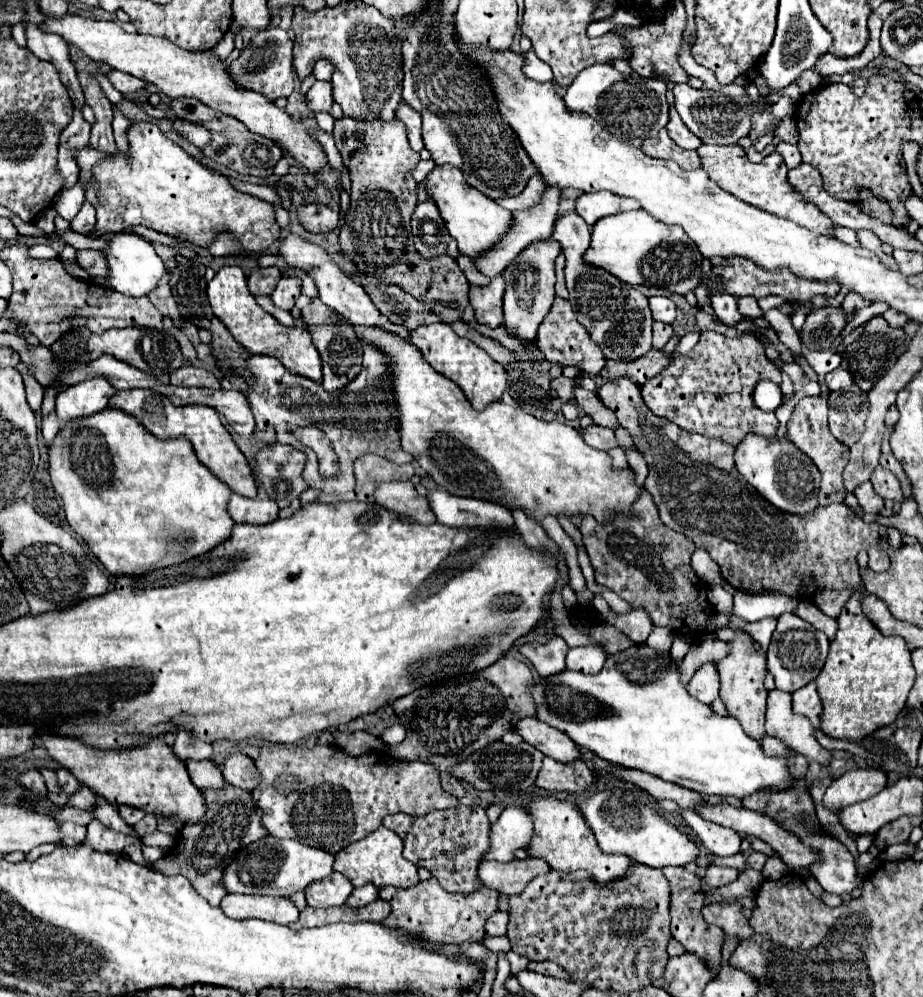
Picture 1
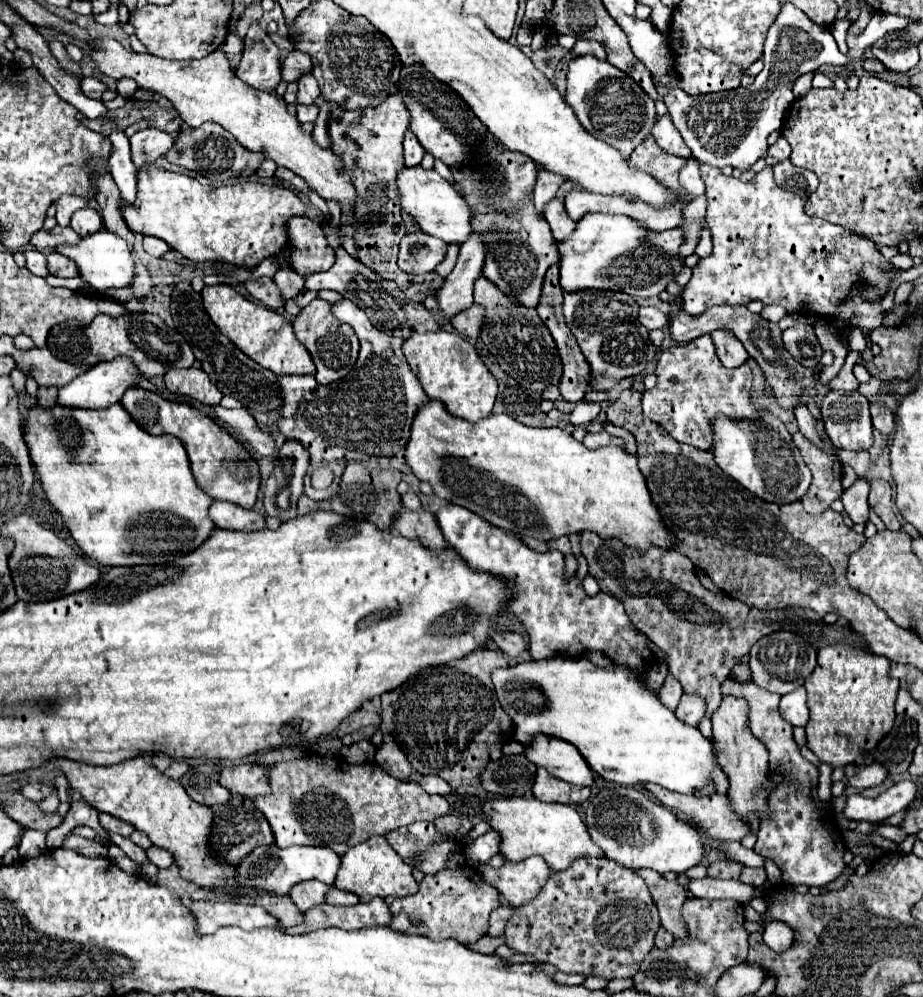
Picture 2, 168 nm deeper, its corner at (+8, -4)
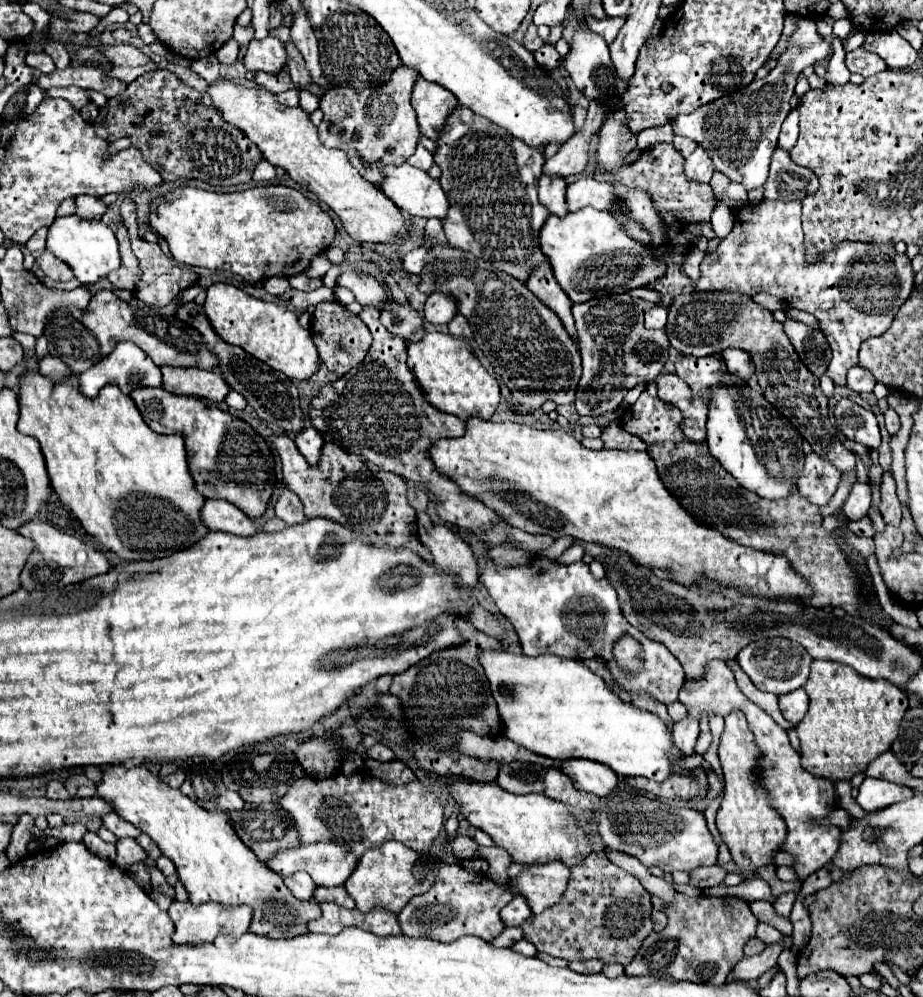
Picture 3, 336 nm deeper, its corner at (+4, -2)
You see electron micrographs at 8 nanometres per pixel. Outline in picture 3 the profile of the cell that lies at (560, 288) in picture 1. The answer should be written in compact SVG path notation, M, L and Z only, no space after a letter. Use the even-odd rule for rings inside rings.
M542 262L540 266L536 266L532 270L532 276L526 282L526 286L530 288L530 292L536 294L536 298L540 302L544 302L544 306L548 306L562 320L562 324L568 330L570 338L574 338L574 342L578 344L576 328L574 328L574 318L572 318L572 312L570 312L572 302L570 302L570 298L566 298L564 290L556 282L550 264L548 262Z

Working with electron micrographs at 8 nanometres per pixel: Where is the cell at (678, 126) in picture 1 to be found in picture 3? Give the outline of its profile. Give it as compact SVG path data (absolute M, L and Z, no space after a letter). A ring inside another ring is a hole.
M674 136L674 140L672 140L672 144L674 144L674 148L684 156L684 158L688 158L694 150L696 150L696 142L694 140L690 140L690 138L684 138L684 136Z

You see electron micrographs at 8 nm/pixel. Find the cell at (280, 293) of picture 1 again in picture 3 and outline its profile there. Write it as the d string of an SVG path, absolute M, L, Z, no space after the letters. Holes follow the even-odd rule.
M306 274L290 276L288 282L290 282L290 286L296 288L296 290L316 290L316 288L322 286L322 280L320 280L320 278L308 278Z

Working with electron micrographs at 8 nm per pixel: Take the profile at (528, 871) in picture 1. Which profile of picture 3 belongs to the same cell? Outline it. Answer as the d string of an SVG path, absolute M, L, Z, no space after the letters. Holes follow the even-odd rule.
M546 862L526 868L522 874L510 880L510 886L528 902L534 914L540 914L544 908L560 900L570 870L562 862Z

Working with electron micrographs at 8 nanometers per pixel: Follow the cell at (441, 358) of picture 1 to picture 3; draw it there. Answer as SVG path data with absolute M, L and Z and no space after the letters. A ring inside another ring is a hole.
M428 332L422 340L408 344L408 368L414 372L426 400L448 414L466 420L468 416L478 416L490 420L500 402L500 386L492 378L480 360L474 356L468 342L442 332Z

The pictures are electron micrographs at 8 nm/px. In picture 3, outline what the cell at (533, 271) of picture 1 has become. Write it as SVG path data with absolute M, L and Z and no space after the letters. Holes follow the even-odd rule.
M458 106L438 140L434 162L442 168L440 184L448 194L450 212L444 220L444 232L454 248L472 252L476 258L490 262L496 270L504 270L520 282L528 282L532 268L548 258L540 250L540 230L548 220L548 210L538 202L538 180L544 166L544 148L524 146L522 140L514 138L490 120L474 114L466 106Z

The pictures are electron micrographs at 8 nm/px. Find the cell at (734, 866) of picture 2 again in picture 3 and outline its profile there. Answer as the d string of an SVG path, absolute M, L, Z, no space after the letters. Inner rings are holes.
M712 864L712 866L702 866L702 868L696 868L690 872L690 884L696 886L696 888L710 888L710 886L716 886L716 884L722 884L724 878L726 878L726 870L718 864Z

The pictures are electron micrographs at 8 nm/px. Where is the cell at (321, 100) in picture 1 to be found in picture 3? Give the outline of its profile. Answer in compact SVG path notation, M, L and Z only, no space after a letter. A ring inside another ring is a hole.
M292 42L286 44L286 50L288 50L288 74L292 76L292 82L298 90L304 90L312 84L312 76L308 74L306 66L304 66L304 58L300 58L300 52L296 50L296 46L292 46Z

